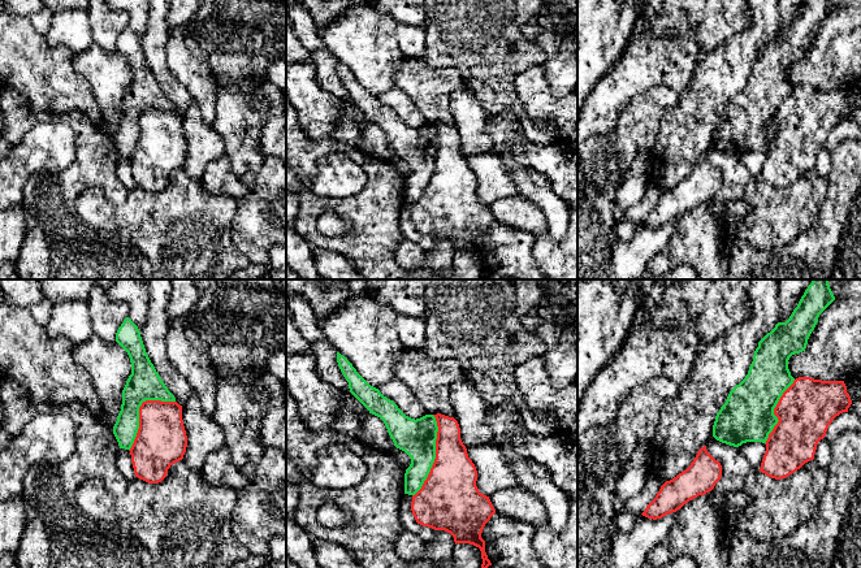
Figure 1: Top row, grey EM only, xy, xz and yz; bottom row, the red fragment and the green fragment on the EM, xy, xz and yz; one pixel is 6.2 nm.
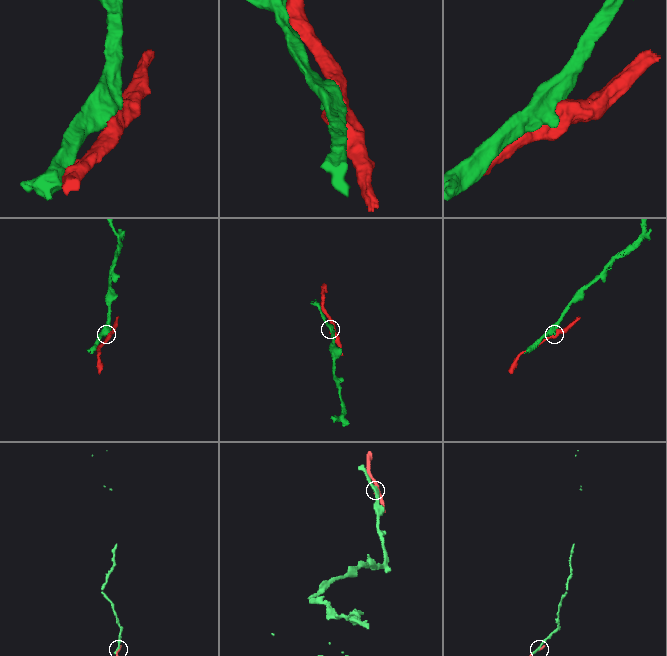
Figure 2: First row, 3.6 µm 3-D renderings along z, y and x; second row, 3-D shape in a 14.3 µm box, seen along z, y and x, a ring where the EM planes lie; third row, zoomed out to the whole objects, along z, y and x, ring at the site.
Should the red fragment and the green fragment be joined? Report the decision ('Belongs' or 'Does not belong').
Does not belong

